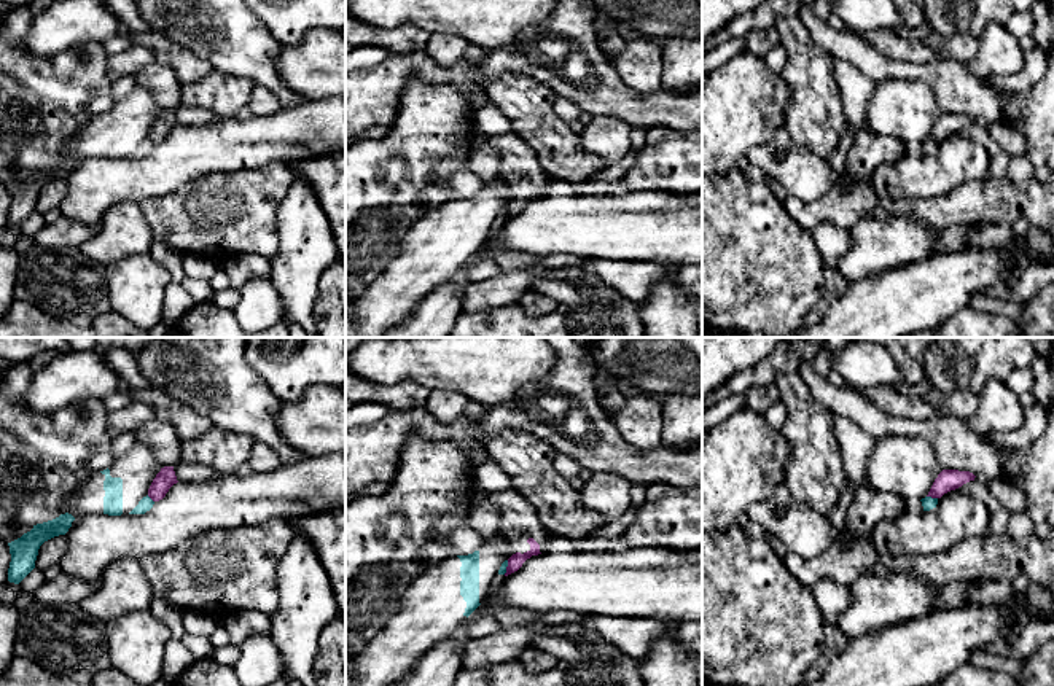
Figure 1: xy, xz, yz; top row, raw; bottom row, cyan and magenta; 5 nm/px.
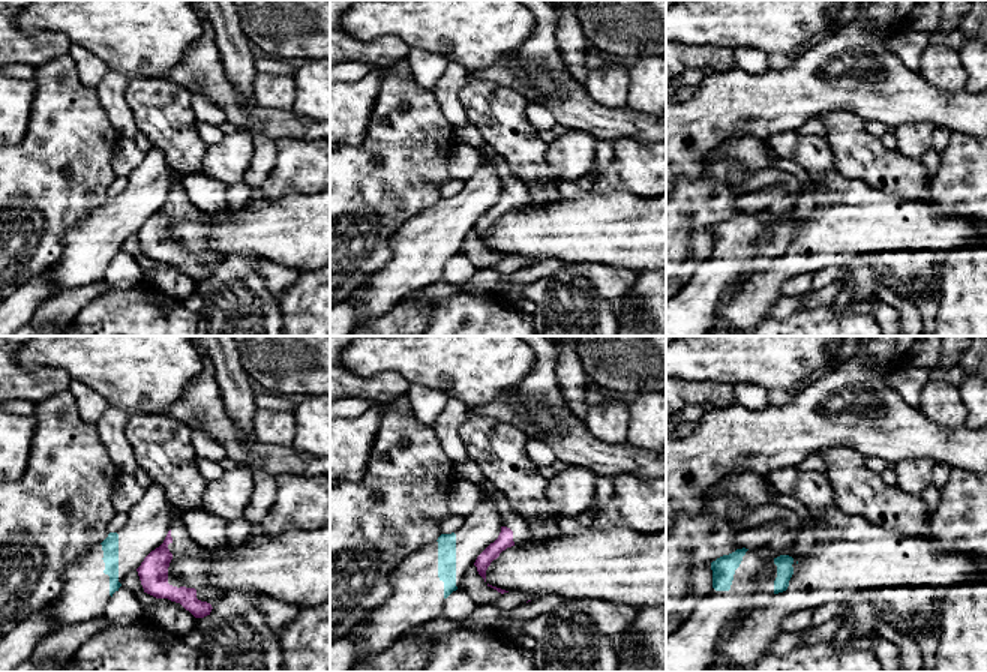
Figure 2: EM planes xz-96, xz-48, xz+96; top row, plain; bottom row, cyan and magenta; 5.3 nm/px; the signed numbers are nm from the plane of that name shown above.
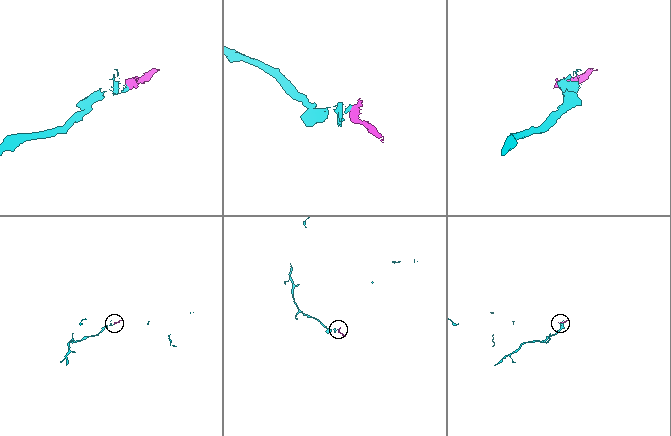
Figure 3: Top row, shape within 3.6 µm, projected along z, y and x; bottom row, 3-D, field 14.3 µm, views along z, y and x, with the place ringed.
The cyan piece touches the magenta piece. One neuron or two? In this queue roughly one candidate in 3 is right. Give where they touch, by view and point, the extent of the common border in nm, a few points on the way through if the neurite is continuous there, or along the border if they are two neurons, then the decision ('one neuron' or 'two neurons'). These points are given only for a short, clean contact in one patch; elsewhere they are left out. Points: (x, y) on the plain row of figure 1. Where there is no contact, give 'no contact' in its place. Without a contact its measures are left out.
yz (930, 140) | 60 nm | along yz (927, 139), (936, 142) | two neurons

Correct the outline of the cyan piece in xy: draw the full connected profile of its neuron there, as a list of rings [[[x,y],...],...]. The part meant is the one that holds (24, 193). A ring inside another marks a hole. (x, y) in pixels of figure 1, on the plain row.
[[[137,84],[107,113],[80,126],[73,137],[57,148],[59,161],[37,167],[30,175],[8,186],[11,197],[8,224],[19,228],[35,212],[38,193],[45,185],[65,178],[70,170],[81,167],[89,159],[150,154],[154,145],[148,140],[148,132],[162,111],[153,94]]]

